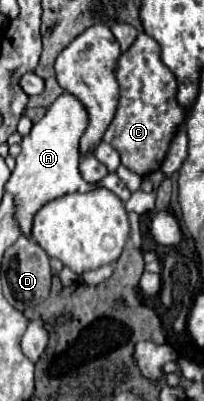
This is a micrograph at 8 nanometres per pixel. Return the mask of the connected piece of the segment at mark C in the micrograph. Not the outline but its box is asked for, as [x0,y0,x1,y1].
[103,34,187,178]

